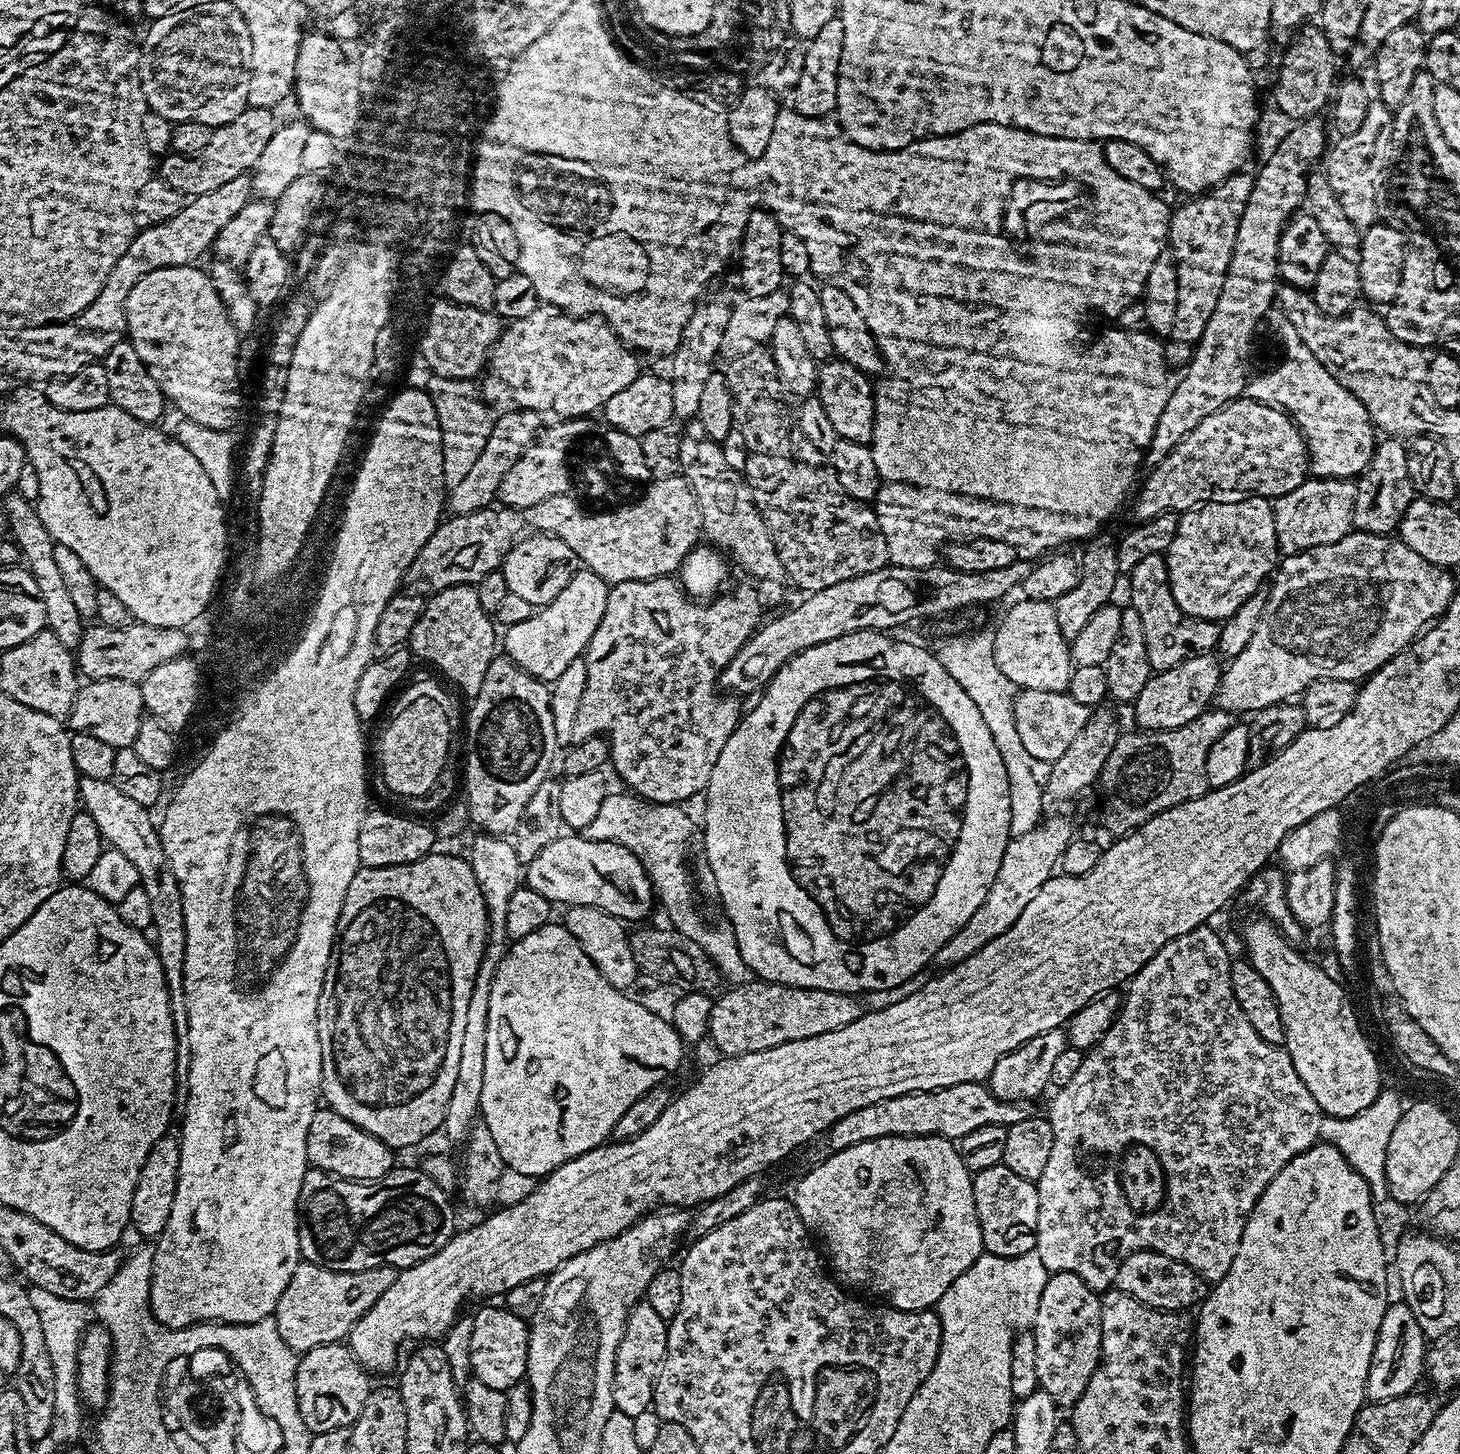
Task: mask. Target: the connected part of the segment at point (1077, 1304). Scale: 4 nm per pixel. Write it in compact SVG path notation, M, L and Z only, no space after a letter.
M1065 1272L1051 1273L1042 1290L1042 1298L1038 1302L1034 1331L1036 1333L1036 1349L1038 1350L1039 1391L1050 1394L1050 1398L1061 1409L1071 1409L1082 1398L1094 1370L1100 1364L1100 1347L1102 1346L1102 1314L1100 1313L1101 1297L1078 1274Z

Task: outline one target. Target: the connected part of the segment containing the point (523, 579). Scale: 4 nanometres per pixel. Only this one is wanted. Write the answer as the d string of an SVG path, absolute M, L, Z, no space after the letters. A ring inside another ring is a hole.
M551 534L525 535L516 541L506 554L502 571L506 578L506 586L510 592L519 594L526 602L530 602L533 609L539 610L546 607L566 586L570 586L570 578L581 571L582 565L578 554L562 542L562 538Z

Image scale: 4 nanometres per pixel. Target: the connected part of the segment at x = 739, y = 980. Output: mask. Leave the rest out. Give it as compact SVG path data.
M628 792L621 793L608 794L597 817L582 830L582 834L592 841L618 842L639 857L652 880L657 901L659 905L661 902L669 918L669 925L706 950L707 956L715 962L729 985L749 984L756 975L746 966L738 950L735 933L728 928L709 928L698 912L685 858L694 836L693 820L682 810L681 805L642 804L639 797Z

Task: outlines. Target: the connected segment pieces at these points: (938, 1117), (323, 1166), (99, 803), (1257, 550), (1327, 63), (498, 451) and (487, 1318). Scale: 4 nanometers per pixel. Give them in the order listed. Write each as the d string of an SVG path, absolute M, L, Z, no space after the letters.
M966 1082L955 1084L949 1088L938 1088L935 1092L911 1092L902 1094L898 1098L886 1098L882 1102L874 1102L874 1106L862 1106L854 1110L854 1114L846 1114L837 1124L833 1124L826 1133L829 1153L841 1152L850 1146L858 1146L858 1142L870 1142L887 1136L942 1136L945 1140L958 1142L970 1130L978 1130L978 1126L990 1126L991 1124L1009 1125L1014 1122L1022 1122L1030 1115L1029 1109L1023 1103L1011 1104L1000 1100L984 1082Z
M327 1106L317 1107L314 1118L310 1118L310 1130L306 1130L306 1154L311 1167L343 1180L370 1182L390 1174L394 1167L394 1149L389 1144L354 1126L350 1118L342 1118L342 1114Z
M80 776L78 780L78 800L83 811L98 822L100 835L104 837L107 847L118 850L134 862L140 875L140 887L146 890L150 898L150 907L154 918L152 928L156 957L164 971L164 981L168 987L168 1001L172 1007L172 1021L176 1031L176 1075L180 1082L187 1081L190 1066L190 1034L188 1033L188 1019L186 1018L186 998L184 997L184 967L186 966L186 918L182 914L182 890L174 878L172 868L164 853L160 841L157 821L152 820L153 813L147 808L138 806L134 798L122 794L118 786L112 784L111 779L99 780Z
M1248 494L1243 498L1224 498L1219 502L1201 504L1191 512L1183 513L1178 522L1178 534L1174 534L1174 542L1170 542L1166 559L1174 602L1178 602L1186 614L1199 620L1227 620L1238 606L1242 606L1242 602L1246 602L1246 598L1261 591L1263 584L1260 583L1264 579L1267 581L1277 567L1278 549L1271 503L1265 497Z
M1305 26L1291 40L1292 45L1285 50L1280 60L1280 69L1276 72L1276 104L1282 115L1289 116L1289 121L1299 122L1315 117L1319 108L1329 107L1338 80L1338 53L1330 46L1326 34L1319 26Z
M505 412L495 417L486 446L482 446L482 454L478 454L478 462L474 462L466 478L462 478L462 482L458 482L458 486L454 486L447 493L446 508L451 515L465 516L489 507L496 500L496 491L502 478L506 478L506 470L514 466L516 459L536 439L538 435L536 424L538 425L538 417L534 412Z
M503 1306L497 1308L480 1308L474 1312L473 1333L470 1341L471 1375L478 1382L486 1382L490 1390L508 1392L525 1379L528 1370L528 1333L529 1321L510 1314Z

